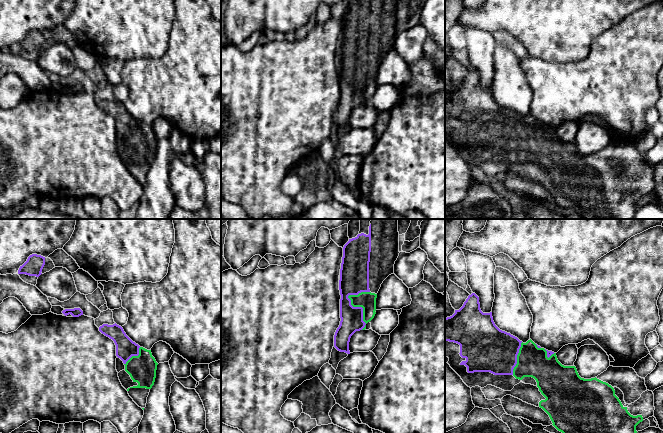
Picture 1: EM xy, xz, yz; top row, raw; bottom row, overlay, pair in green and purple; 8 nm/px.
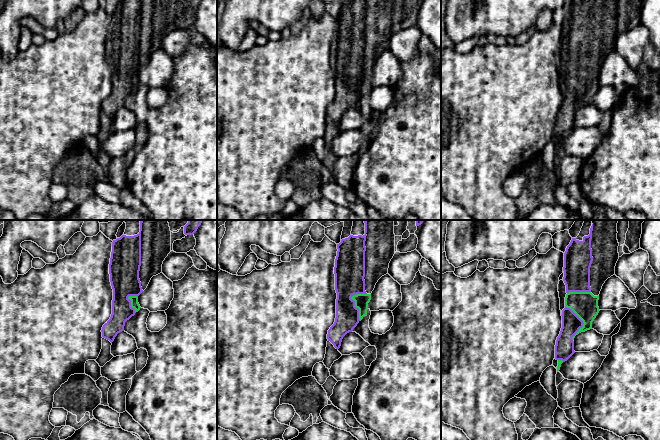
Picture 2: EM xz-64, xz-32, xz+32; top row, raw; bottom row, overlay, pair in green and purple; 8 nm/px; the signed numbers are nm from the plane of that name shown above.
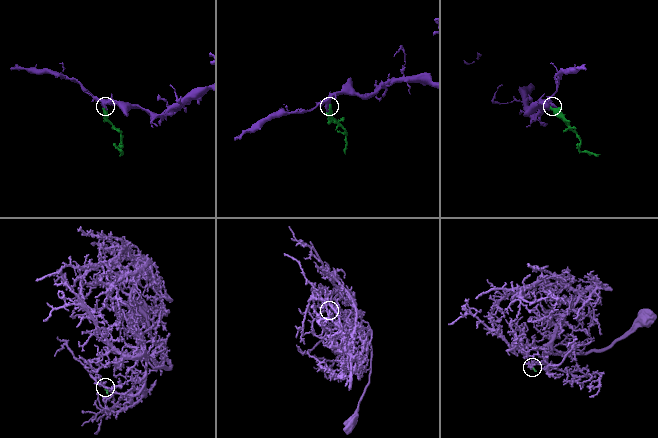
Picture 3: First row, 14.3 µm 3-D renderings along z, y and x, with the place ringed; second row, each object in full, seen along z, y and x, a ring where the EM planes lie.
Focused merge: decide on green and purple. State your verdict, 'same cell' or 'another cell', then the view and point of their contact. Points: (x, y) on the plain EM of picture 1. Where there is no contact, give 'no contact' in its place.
same cell | xz (353, 82)

